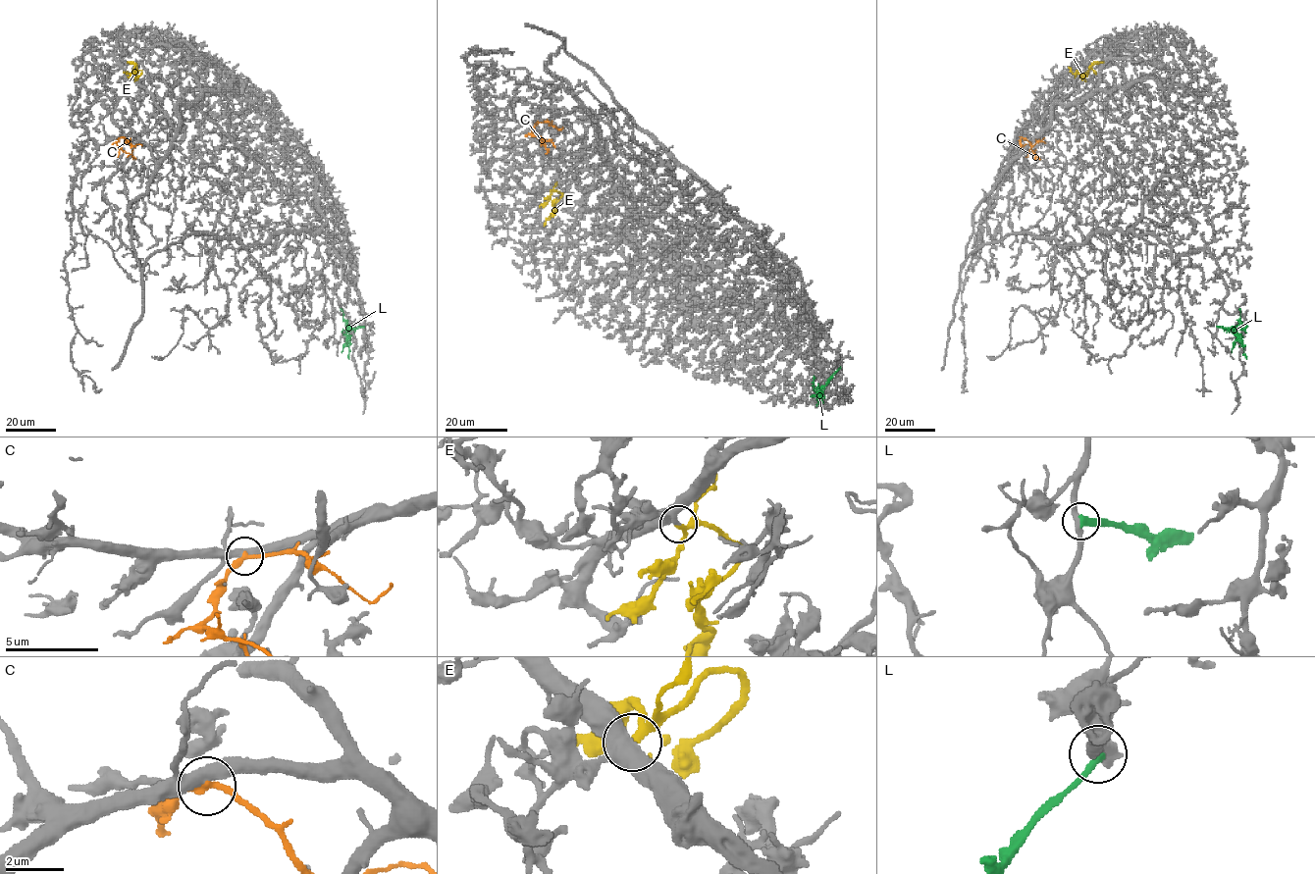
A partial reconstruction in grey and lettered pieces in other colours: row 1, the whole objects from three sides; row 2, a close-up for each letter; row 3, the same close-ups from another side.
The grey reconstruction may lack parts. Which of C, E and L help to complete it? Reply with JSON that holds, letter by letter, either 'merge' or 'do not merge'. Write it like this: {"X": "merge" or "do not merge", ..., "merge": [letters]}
{"C": "do not merge", "E": "merge", "L": "do not merge", "merge": ["E"]}

